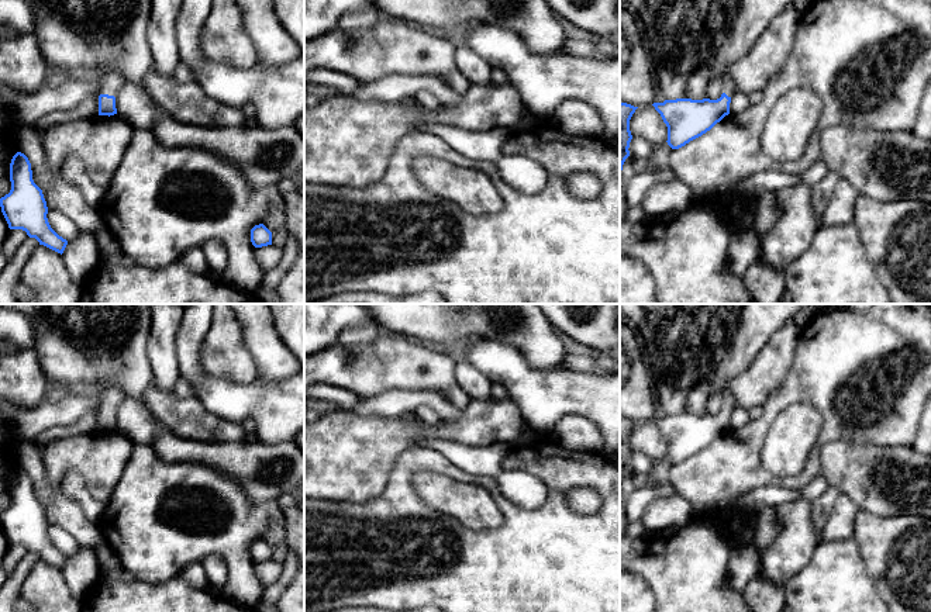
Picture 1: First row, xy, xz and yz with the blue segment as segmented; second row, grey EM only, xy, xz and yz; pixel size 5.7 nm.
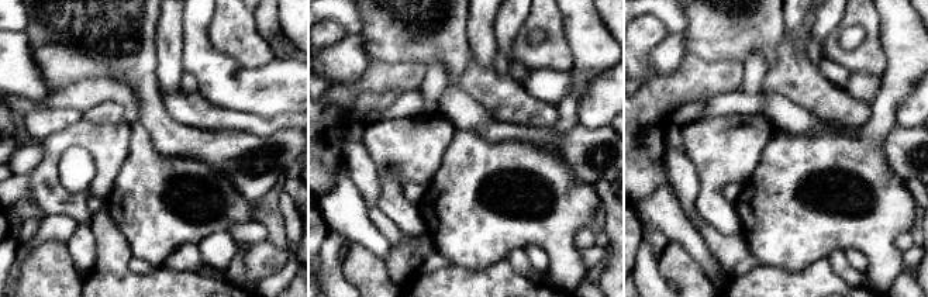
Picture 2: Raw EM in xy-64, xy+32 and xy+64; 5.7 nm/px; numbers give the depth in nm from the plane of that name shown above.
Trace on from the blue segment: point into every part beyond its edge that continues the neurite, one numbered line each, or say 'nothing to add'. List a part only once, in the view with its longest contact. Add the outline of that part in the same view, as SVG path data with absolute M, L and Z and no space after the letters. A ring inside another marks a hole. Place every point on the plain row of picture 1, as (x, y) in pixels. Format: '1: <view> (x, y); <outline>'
1: xy (111, 398); M108 385L103 394L100 409L117 411L124 394L115 385Z

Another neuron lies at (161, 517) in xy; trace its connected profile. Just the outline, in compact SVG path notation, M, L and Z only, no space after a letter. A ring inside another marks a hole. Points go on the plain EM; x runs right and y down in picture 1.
M135 443L123 476L114 488L99 521L103 539L118 557L120 568L138 581L159 584L180 574L190 563L201 563L208 556L221 556L228 578L221 589L225 599L246 608L256 608L265 587L255 574L251 544L263 539L277 509L276 501L252 504L237 481L199 463L169 463L162 460L151 445Z

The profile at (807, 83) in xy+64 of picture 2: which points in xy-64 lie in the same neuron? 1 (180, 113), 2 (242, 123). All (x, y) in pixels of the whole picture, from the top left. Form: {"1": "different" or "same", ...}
{"1": "same", "2": "same"}

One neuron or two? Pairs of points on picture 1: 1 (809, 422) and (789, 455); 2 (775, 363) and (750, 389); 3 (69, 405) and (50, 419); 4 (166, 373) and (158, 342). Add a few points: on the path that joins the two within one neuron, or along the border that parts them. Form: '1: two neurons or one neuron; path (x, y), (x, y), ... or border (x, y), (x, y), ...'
1: one neuron; path (800, 431), (789, 442), (789, 446)
2: one neuron; path (769, 369), (755, 383)
3: one neuron; path (65, 410), (54, 415)
4: one neuron; path (165, 366), (161, 349)

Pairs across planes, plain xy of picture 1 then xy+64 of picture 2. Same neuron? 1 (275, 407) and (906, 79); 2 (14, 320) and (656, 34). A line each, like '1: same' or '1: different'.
1: different
2: different

